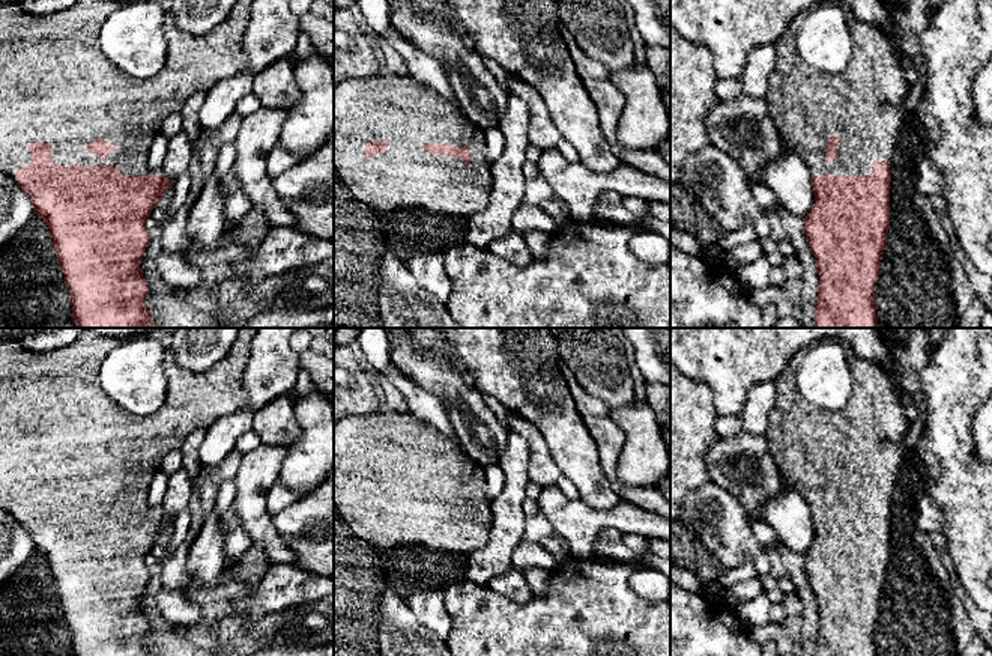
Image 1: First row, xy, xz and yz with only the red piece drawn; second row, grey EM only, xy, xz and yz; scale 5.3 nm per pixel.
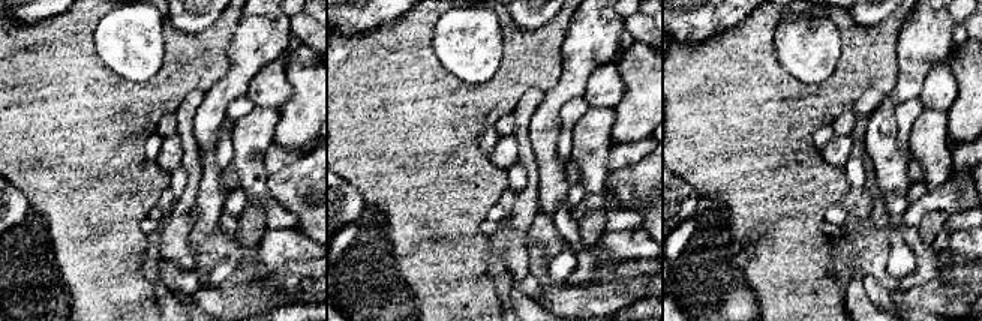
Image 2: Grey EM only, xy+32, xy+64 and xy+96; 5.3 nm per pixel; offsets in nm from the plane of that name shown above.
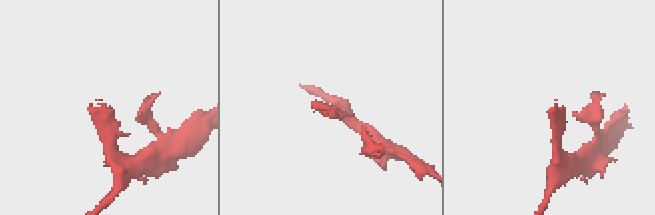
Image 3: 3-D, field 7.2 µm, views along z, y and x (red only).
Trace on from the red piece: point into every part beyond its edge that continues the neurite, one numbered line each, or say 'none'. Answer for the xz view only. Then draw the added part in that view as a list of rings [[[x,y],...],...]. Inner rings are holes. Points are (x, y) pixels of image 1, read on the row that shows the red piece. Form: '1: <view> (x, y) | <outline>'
1: xz (397, 109) | [[[370,75],[346,78],[334,84],[334,170],[356,200],[382,212],[419,208],[434,214],[470,218],[487,208],[493,185],[484,131],[470,122],[458,105],[410,75]],[[367,141],[389,141],[391,144],[385,153],[367,158]],[[430,143],[469,146],[470,164],[467,166],[460,156],[431,155],[422,147]]]

